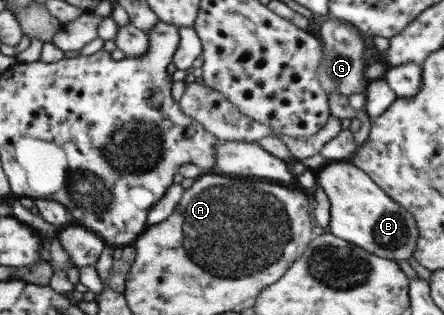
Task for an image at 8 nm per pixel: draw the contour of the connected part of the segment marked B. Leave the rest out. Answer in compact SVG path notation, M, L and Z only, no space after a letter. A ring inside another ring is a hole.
M348 160L328 162L318 168L317 184L329 198L329 232L375 256L395 261L407 261L414 251L419 232L413 217Z

